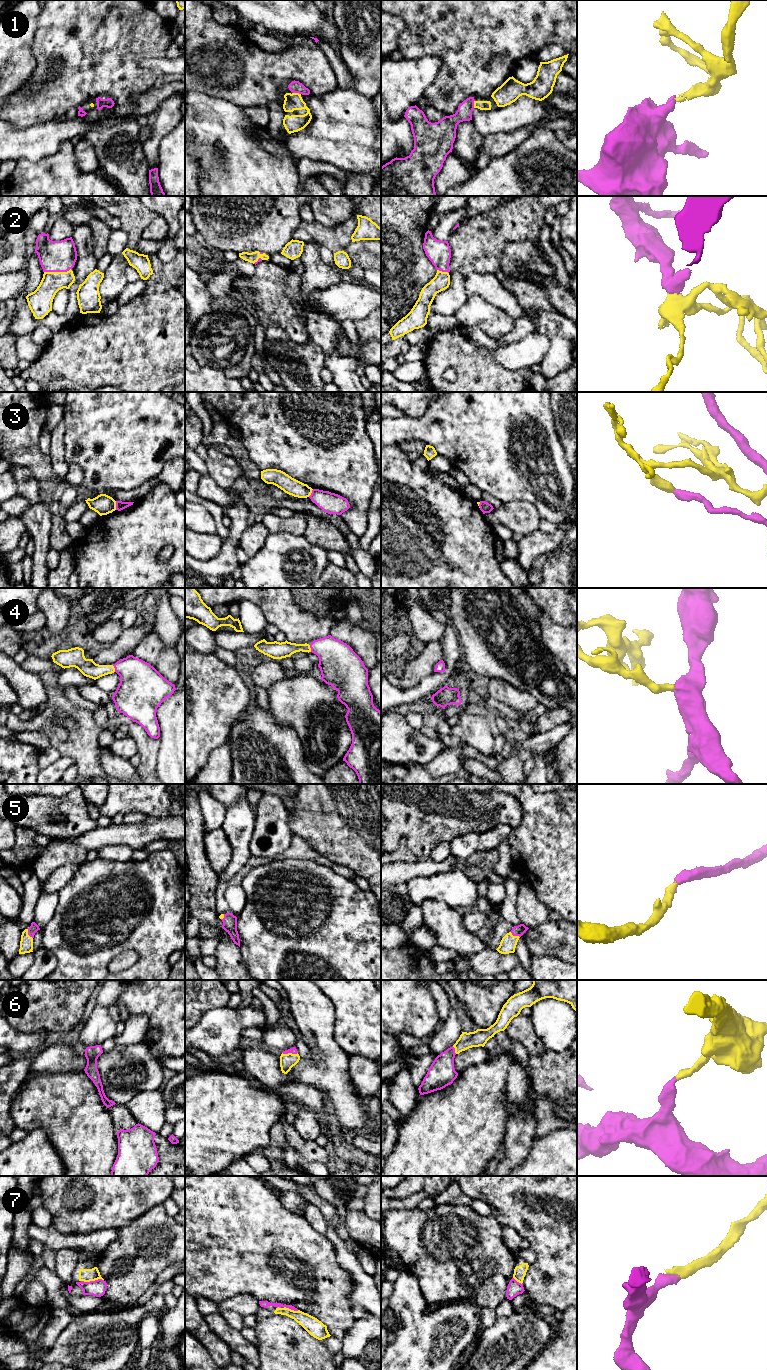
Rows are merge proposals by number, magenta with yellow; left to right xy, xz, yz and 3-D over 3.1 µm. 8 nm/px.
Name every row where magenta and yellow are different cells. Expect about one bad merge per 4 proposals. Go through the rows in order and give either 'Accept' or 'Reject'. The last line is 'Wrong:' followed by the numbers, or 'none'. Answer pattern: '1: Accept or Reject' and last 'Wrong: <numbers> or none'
1: Accept
2: Accept
3: Reject
4: Accept
5: Accept
6: Accept
7: Accept
Wrong: 3

